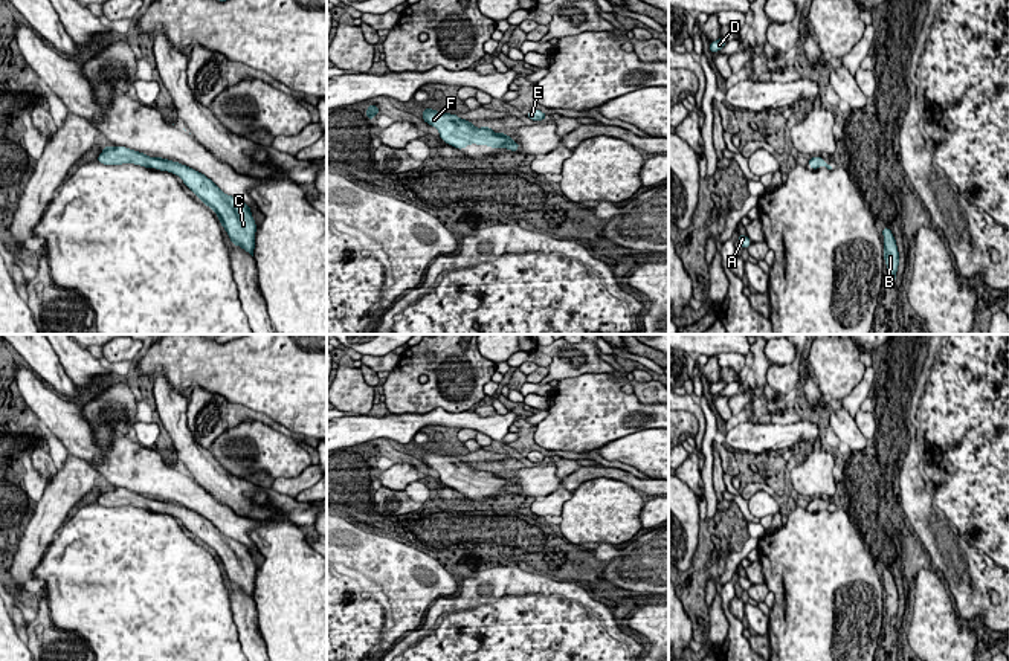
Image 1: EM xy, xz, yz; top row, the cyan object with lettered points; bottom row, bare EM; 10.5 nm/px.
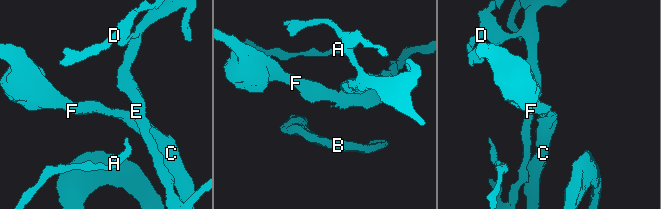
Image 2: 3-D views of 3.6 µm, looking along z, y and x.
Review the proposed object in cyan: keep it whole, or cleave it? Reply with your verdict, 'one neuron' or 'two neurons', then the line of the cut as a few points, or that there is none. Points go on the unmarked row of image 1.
one neuron; cut none

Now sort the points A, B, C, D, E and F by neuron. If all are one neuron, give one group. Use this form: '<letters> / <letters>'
A B C D E F

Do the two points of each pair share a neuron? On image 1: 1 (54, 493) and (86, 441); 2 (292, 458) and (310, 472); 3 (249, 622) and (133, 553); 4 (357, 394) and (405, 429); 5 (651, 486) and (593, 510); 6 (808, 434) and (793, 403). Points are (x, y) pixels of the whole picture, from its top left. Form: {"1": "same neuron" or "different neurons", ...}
{"1": "different neurons", "2": "different neurons", "3": "different neurons", "4": "different neurons", "5": "different neurons", "6": "different neurons"}

